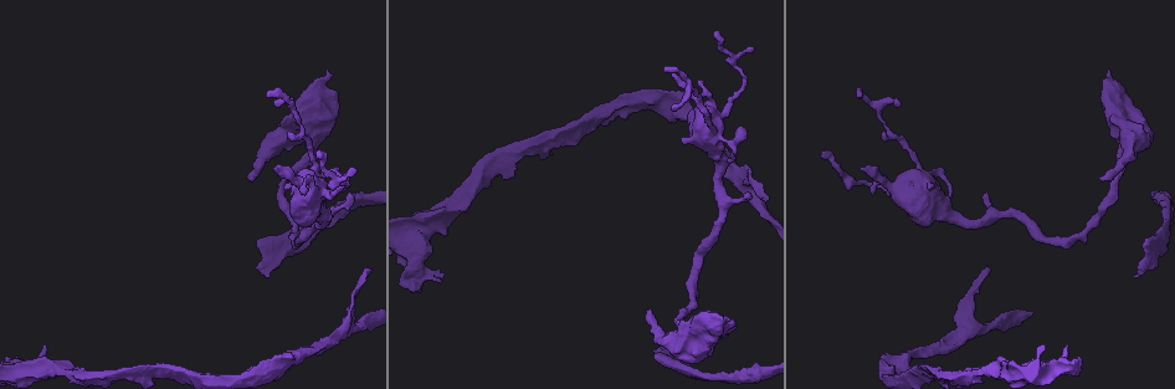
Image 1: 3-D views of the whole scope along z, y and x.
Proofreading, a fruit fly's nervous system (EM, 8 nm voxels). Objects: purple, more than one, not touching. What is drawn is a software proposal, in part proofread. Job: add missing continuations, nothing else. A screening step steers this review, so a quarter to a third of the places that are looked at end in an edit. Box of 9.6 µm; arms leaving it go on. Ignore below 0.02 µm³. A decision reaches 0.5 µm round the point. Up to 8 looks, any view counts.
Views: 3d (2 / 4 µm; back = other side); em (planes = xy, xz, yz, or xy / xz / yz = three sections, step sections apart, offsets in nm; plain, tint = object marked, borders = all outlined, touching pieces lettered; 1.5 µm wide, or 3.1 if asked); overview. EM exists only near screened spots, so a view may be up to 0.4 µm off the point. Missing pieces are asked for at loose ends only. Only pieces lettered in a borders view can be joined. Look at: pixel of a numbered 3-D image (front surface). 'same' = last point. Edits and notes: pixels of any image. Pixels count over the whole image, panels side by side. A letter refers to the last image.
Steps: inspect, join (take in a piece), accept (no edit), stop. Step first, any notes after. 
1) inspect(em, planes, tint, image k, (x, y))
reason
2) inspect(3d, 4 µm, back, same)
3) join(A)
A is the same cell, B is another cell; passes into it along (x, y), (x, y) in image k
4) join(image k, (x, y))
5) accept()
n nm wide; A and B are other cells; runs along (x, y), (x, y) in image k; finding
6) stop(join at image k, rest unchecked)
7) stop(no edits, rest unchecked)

inspect(em, xz, step 4, tint, image 1, (365, 270))
thin end

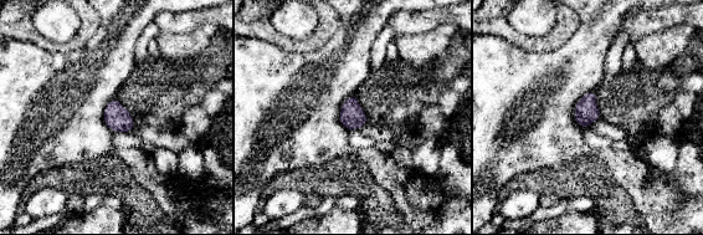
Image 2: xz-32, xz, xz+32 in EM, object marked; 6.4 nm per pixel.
inspect(em, planes, borders, same)

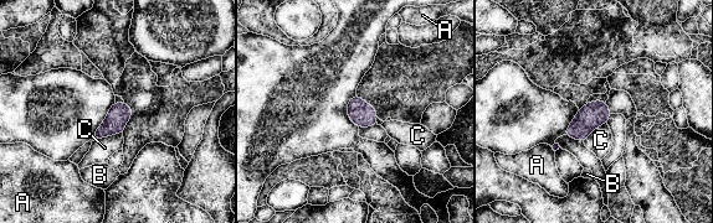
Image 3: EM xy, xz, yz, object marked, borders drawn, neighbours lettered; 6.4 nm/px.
accept()
C touches over 200 nm; A, B and C are other cells; border along (122, 133), (107, 135), (93, 141) in image 3; none of them fits

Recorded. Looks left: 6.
inspect(em, planes, borders, image 1, (1135, 276))
an open end

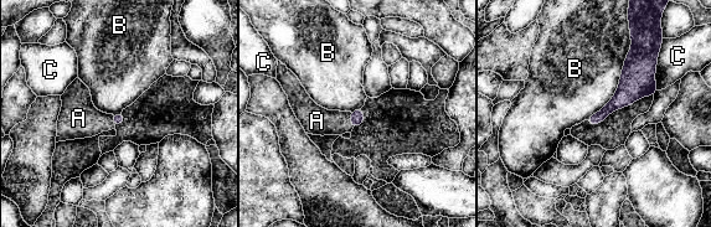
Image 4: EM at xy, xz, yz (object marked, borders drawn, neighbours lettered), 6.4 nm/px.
join(image 4, (317, 120))
A is the same cell, B and C are other cells; the cell continues

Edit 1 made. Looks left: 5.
inspect(em, planes, plain, image 1, (431, 250))
an open end

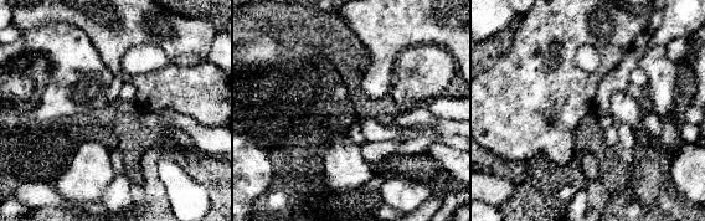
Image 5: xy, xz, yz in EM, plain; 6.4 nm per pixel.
inspect(em, planes, borders, same)
what lies round it

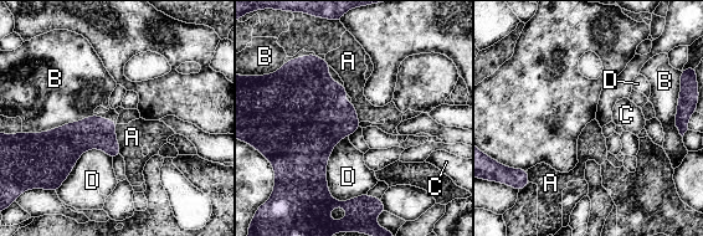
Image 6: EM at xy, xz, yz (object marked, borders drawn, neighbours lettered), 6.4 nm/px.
accept()
A, B, C and D are other cells; border along (109, 118), (91, 116), (30, 133) in image 6; none of them fits

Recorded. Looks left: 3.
stop(join at image 4, rest unchecked)

